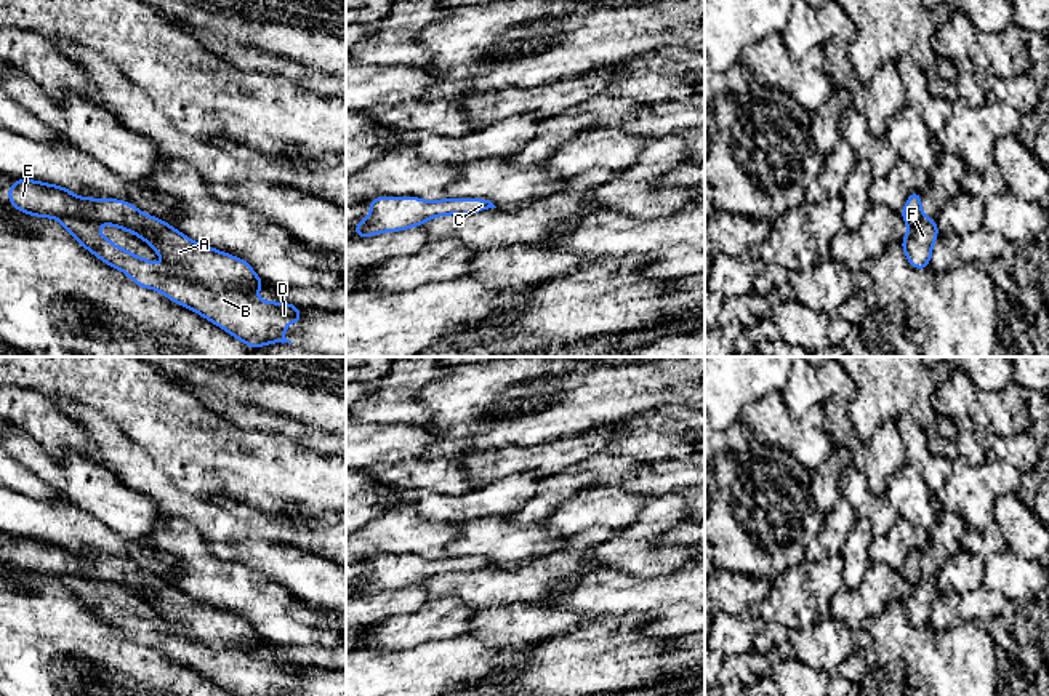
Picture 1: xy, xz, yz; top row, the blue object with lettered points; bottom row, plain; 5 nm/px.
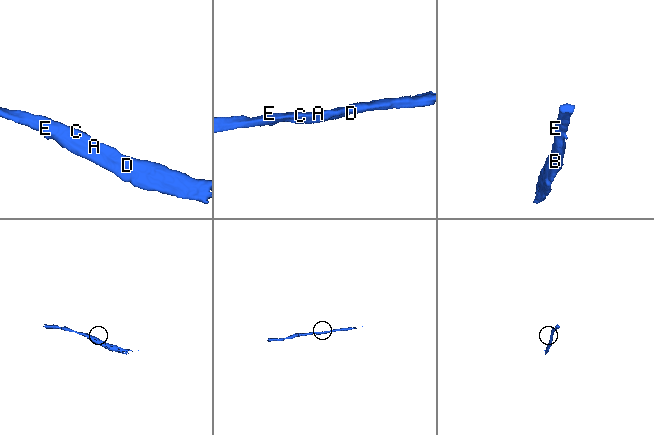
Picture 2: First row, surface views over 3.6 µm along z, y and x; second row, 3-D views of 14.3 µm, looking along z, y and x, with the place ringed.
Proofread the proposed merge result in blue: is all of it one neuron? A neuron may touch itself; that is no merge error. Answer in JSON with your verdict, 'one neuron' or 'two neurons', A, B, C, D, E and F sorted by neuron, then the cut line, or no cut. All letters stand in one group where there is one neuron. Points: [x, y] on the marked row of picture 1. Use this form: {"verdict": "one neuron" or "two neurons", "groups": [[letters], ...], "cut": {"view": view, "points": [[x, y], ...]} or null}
{"verdict": "one neuron", "groups": [["A", "B", "C", "D", "E", "F"]], "cut": null}

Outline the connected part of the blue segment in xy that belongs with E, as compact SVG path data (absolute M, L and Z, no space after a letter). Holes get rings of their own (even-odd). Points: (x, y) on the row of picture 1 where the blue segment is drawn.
M16 179L6 187L10 203L27 214L58 218L82 246L123 270L143 288L157 290L250 347L290 342L283 326L299 323L299 307L255 298L266 283L235 256L199 245L155 216L114 198L86 198L62 186ZM93 224L111 224L141 237L168 264L157 267L102 237Z

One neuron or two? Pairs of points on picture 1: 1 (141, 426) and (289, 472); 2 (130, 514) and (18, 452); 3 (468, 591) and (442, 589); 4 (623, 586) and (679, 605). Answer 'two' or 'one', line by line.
1: one
2: one
3: one
4: one

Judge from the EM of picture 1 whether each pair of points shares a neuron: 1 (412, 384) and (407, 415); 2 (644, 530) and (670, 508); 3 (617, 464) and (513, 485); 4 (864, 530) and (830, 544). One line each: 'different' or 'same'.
1: same
2: same
3: different
4: different

